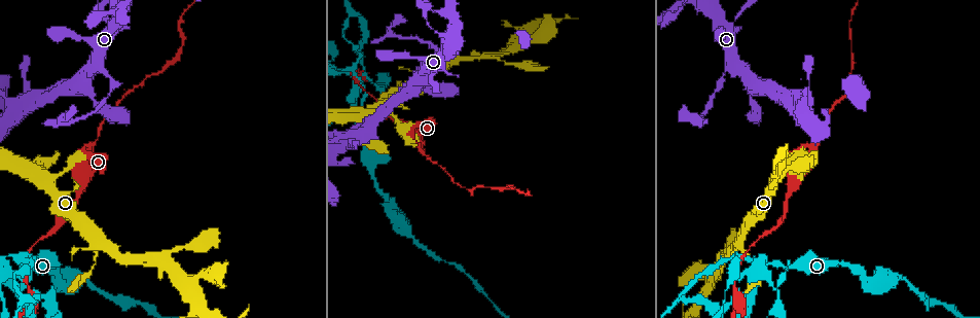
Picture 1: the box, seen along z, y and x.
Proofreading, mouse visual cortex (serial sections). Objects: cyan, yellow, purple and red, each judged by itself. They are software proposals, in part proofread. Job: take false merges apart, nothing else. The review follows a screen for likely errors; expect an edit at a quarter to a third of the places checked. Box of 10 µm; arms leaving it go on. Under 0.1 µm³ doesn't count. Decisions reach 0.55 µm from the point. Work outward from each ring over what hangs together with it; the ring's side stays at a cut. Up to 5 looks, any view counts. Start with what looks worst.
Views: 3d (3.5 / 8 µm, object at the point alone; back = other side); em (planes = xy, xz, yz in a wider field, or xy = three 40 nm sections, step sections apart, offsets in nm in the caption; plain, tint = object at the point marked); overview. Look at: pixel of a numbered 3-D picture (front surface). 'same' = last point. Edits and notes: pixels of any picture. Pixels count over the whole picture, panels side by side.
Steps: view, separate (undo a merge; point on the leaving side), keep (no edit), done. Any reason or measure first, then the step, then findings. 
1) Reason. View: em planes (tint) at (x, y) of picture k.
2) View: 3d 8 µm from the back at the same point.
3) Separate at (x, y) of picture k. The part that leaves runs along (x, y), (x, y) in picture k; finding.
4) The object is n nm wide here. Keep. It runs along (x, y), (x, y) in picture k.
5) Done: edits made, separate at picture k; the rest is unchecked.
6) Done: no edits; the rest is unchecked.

View: 3d 3.5 µm from the back at (484, 56) of picture 1.

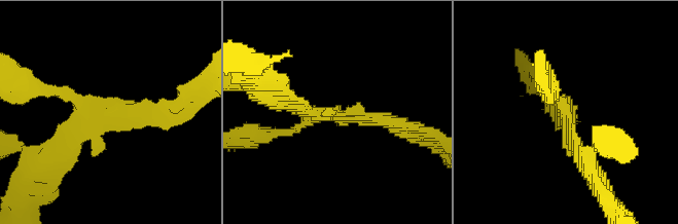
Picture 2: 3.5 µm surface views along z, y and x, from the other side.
Need the tissue. View: em xy step 3 (tint) at (340, 116) of picture 2.

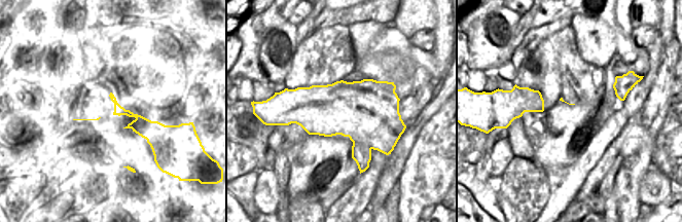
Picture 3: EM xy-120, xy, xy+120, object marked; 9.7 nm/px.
View: em xy step 2 (tint) at the same point.

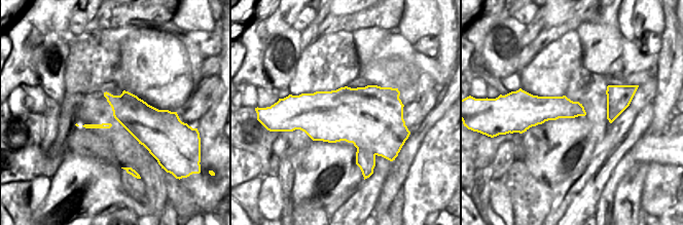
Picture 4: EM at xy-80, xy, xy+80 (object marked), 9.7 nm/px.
Keep. It runs along (174, 112), (108, 112), (55, 156) in picture 2; one cell here.

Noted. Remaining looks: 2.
Branch point. View: 3d 8 µm at (35, 262) of picture 1.

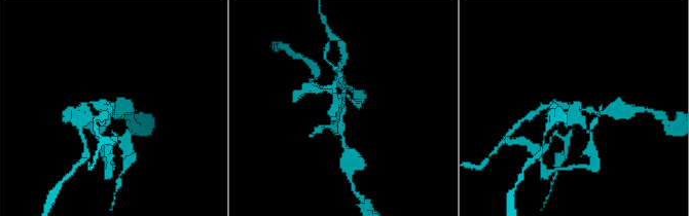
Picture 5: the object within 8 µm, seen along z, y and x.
Now the EM. View: em xy step 5 (tint) at the same point.

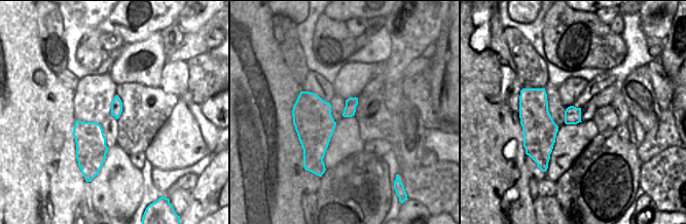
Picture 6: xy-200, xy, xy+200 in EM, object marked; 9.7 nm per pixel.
Separate at (304, 87) of picture 5. The part that leaves runs along (338, 110), (334, 95), (314, 87) in picture 5; a second cell is stuck on.

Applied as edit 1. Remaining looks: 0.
Done: edits made, separate at picture 5; the rest is unchecked.

